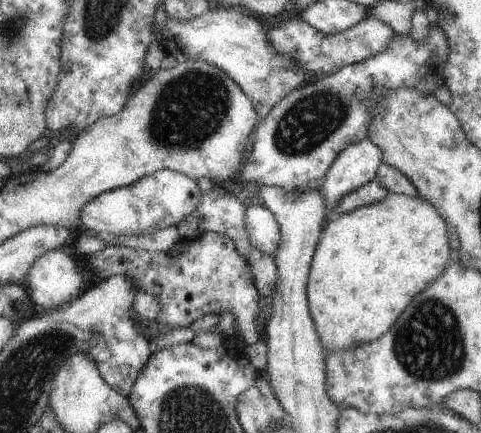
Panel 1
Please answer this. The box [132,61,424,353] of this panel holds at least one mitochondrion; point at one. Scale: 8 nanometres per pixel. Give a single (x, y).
(189, 108)

